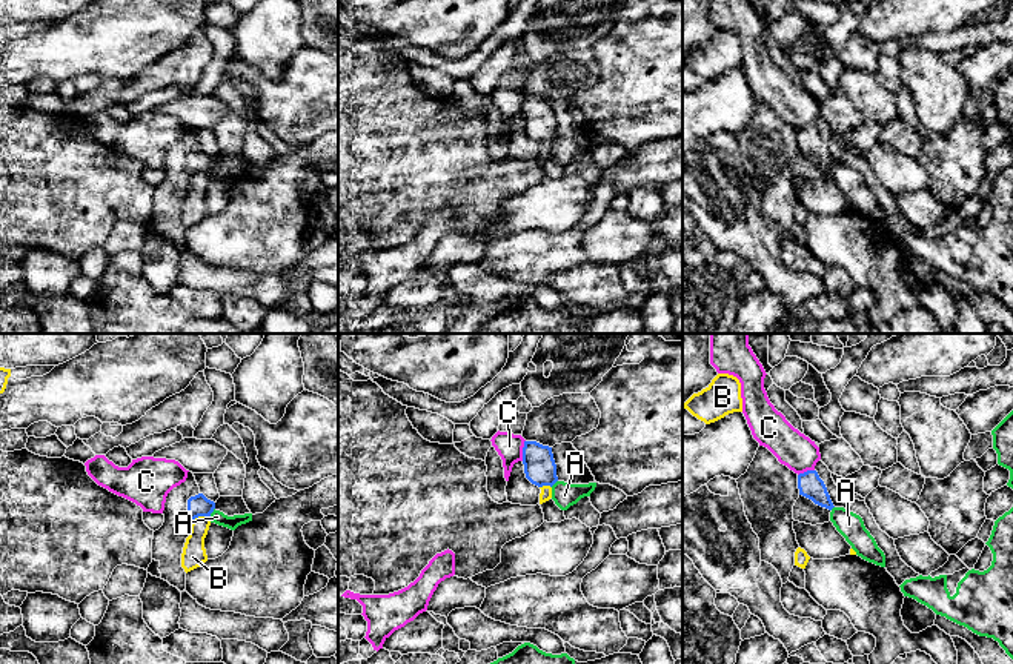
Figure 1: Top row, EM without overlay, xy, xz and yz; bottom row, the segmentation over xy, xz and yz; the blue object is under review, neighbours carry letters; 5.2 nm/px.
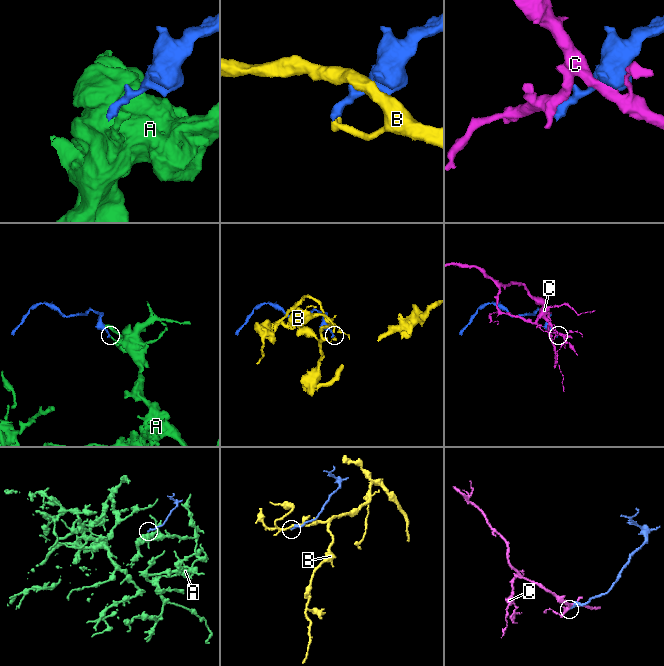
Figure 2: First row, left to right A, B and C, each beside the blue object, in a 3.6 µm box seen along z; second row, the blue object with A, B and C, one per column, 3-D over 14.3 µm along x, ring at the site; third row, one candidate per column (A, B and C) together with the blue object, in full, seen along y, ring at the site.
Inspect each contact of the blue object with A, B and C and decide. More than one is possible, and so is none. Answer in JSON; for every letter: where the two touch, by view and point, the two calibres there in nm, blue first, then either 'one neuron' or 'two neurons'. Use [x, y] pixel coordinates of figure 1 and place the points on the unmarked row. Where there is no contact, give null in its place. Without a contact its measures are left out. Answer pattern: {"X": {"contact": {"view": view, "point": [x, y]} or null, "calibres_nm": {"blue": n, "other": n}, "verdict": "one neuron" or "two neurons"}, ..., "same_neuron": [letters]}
{"A": {"contact": {"view": "xy", "point": [212, 166]}, "calibres_nm": {"blue": 110, "other": 70}, "verdict": "two neurons"}, "B": {"contact": {"view": "xy", "point": [200, 171]}, "calibres_nm": {"blue": 110, "other": 130}, "verdict": "two neurons"}, "C": {"contact": {"view": "xz", "point": [523, 106]}, "calibres_nm": {"blue": 170, "other": 140}, "verdict": "two neurons"}, "same_neuron": []}

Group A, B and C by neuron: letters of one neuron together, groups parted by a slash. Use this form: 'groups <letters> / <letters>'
groups A / B / C

